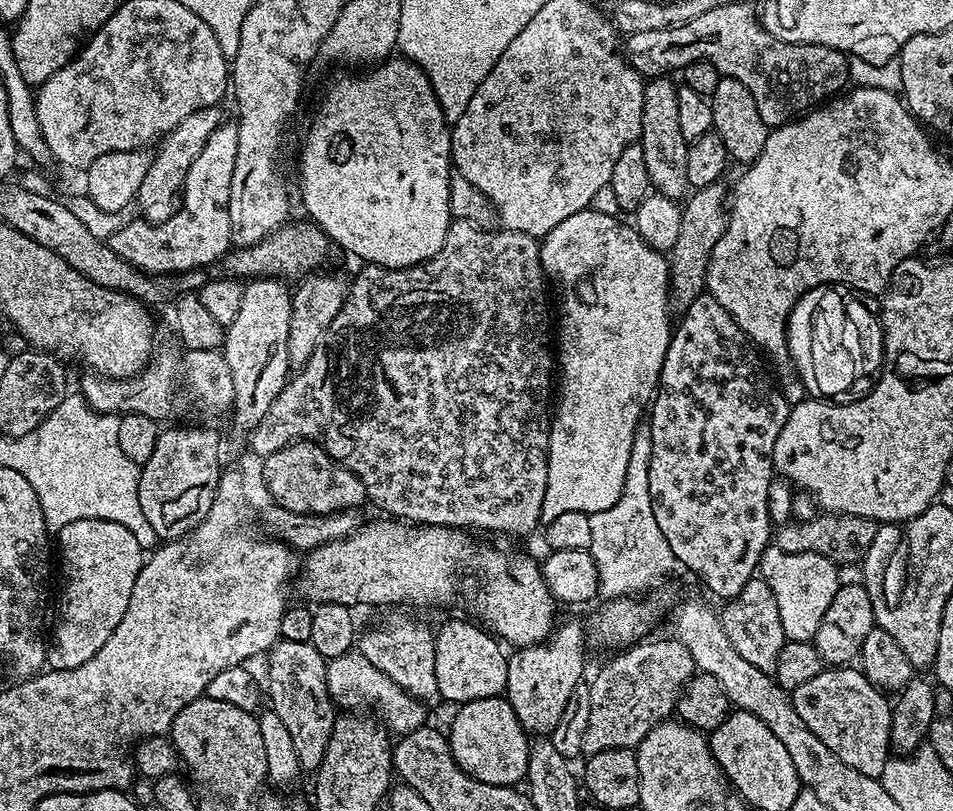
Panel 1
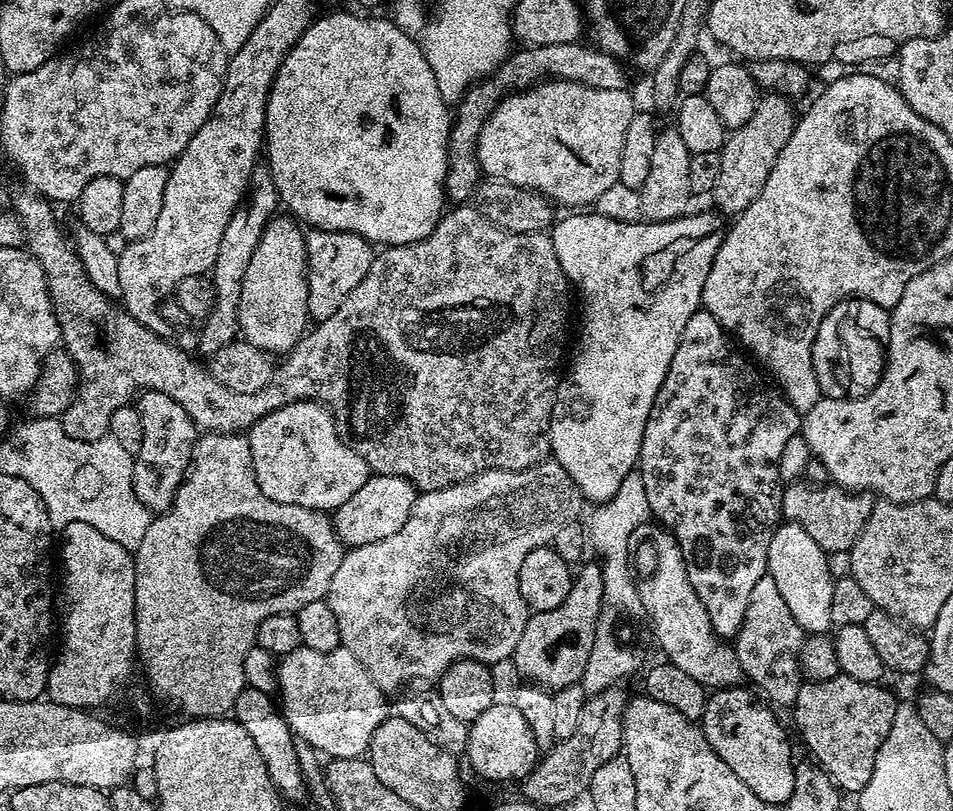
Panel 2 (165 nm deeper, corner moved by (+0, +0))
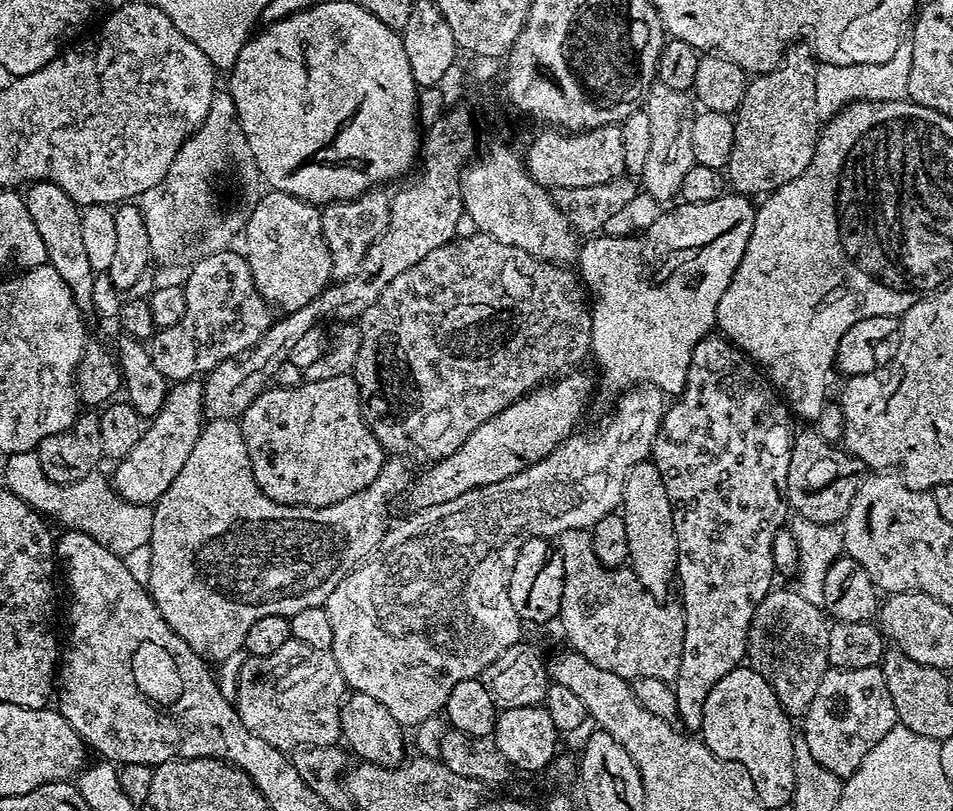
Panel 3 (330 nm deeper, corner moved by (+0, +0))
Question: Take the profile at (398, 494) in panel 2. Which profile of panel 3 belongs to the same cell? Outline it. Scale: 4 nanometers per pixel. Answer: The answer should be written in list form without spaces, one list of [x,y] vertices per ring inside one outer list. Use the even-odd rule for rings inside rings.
[[[572,370],[528,395],[515,400],[506,410],[494,414],[452,456],[445,460],[429,463],[420,477],[411,481],[406,497],[419,510],[430,506],[442,506],[450,498],[458,498],[475,488],[488,486],[490,482],[500,482],[530,467],[534,462],[549,456],[563,440],[577,431],[576,423],[584,412],[588,400],[588,380],[582,373]],[[569,375],[569,376],[568,376]]]

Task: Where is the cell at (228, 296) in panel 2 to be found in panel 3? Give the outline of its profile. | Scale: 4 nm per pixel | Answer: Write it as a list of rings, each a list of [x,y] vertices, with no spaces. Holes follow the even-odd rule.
[[[199,379],[175,381],[167,389],[160,412],[151,417],[142,438],[130,454],[126,454],[110,472],[110,481],[118,496],[138,505],[155,505],[170,488],[170,482],[178,478],[178,470],[186,466],[194,442],[198,442],[204,428],[204,385]]]

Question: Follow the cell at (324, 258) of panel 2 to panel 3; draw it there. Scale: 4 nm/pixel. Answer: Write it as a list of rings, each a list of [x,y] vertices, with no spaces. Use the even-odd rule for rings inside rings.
[[[379,187],[355,196],[352,200],[335,200],[333,204],[323,205],[320,213],[322,222],[322,238],[326,238],[326,246],[332,263],[332,280],[345,280],[358,274],[358,266],[362,266],[362,258],[366,258],[366,250],[374,246],[374,242],[386,230],[390,222],[389,193]]]

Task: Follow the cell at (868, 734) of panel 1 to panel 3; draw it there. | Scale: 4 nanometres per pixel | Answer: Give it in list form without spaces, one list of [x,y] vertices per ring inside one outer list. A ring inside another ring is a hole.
[[[883,667],[838,668],[825,672],[818,690],[814,690],[814,702],[802,717],[802,735],[810,754],[822,762],[830,774],[847,778],[862,766],[862,758],[886,738],[890,729],[897,727],[894,701],[886,690]]]

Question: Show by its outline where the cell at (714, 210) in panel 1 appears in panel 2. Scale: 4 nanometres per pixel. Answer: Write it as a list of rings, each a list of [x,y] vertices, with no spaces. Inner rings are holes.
[[[777,92],[761,95],[750,122],[735,129],[725,139],[719,151],[722,171],[718,173],[718,182],[714,182],[714,190],[710,193],[717,213],[735,218],[750,206],[750,202],[754,202],[754,198],[758,198],[758,194],[762,194],[762,186],[766,186],[766,178],[770,178],[778,154],[782,154],[782,146],[790,142],[790,134],[796,129],[798,112],[792,109],[792,104],[789,97],[779,96]]]

